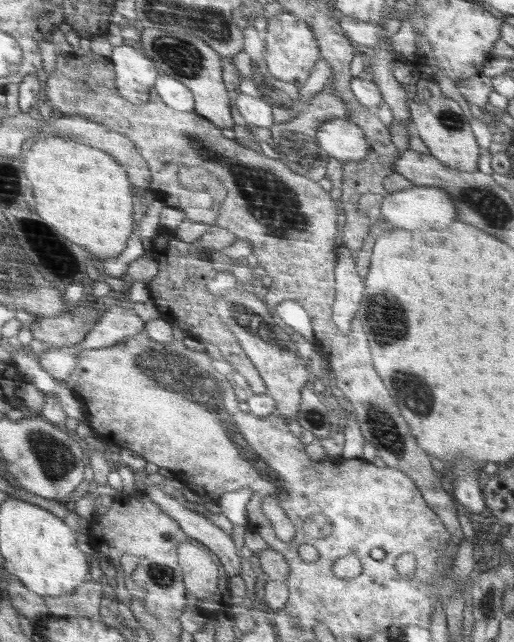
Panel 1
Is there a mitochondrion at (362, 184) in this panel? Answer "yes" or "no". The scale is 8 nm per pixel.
no

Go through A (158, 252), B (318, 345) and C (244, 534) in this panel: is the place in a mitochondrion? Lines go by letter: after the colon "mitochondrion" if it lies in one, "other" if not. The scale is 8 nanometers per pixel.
A: other
B: other
C: other

